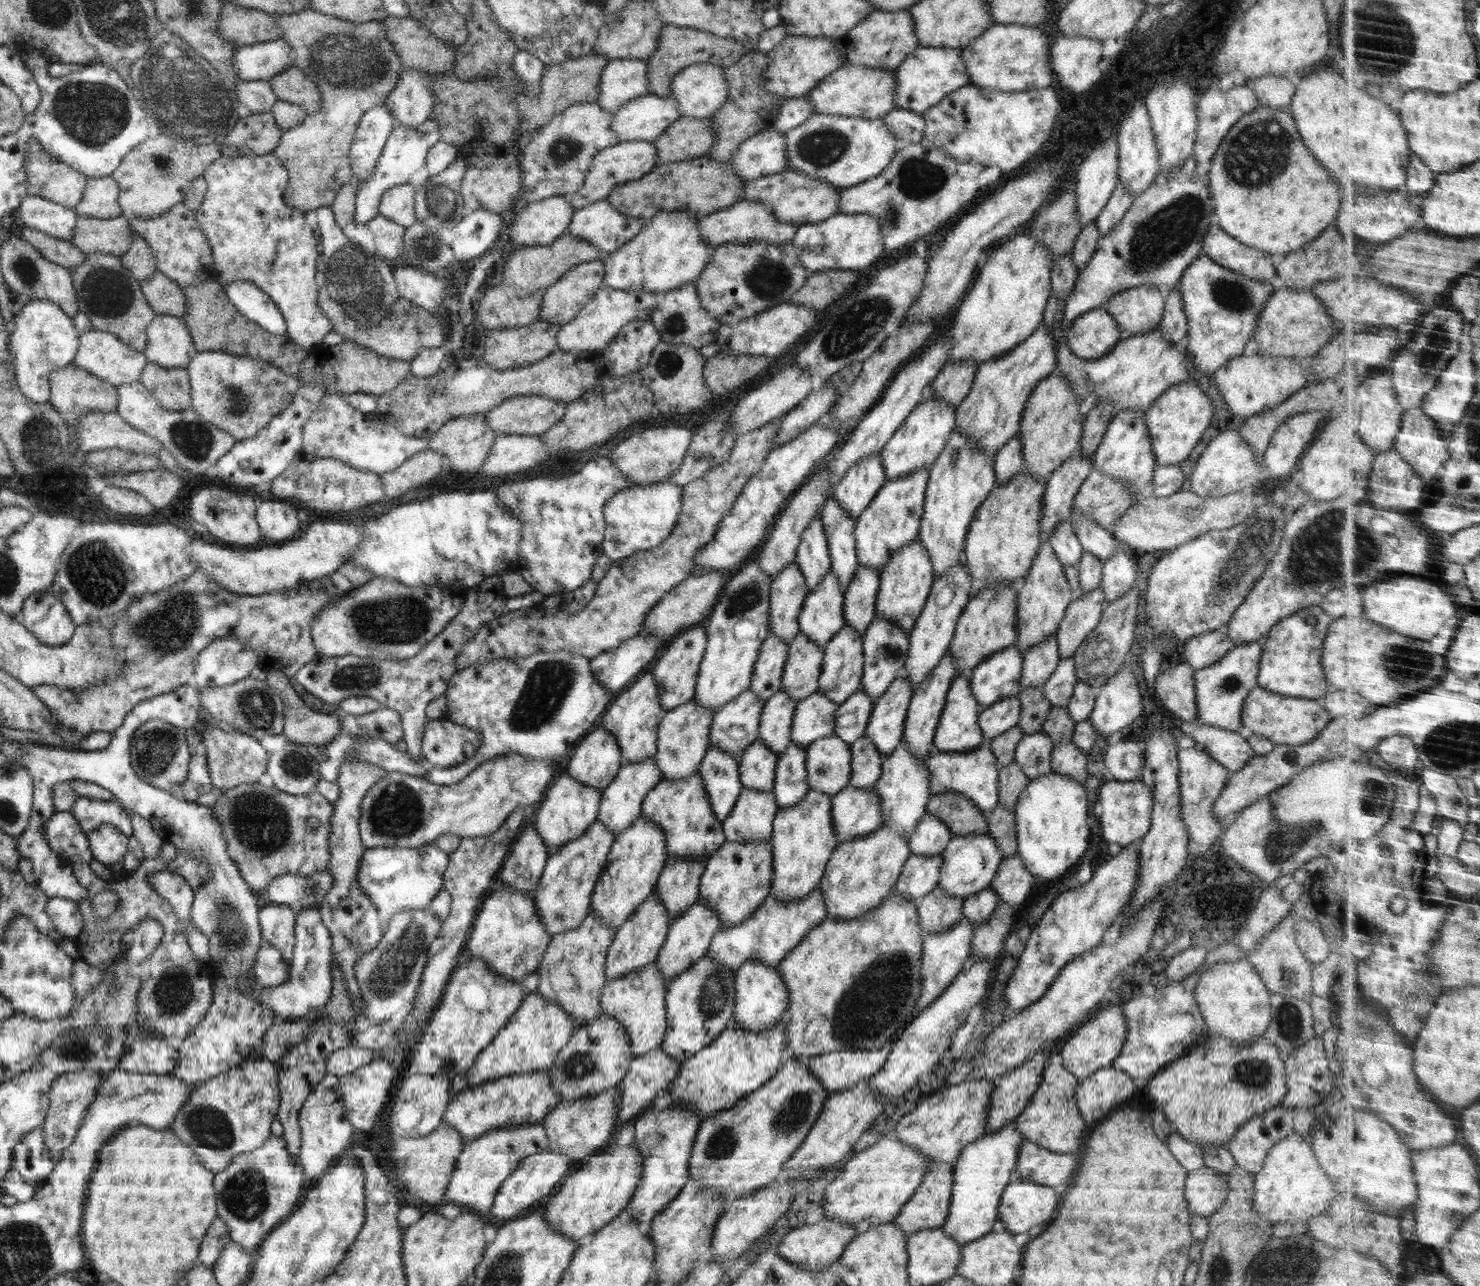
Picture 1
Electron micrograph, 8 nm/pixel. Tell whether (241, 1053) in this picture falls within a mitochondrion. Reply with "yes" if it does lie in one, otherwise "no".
no

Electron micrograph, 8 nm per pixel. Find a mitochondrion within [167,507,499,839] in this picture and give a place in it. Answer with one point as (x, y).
(403, 619)

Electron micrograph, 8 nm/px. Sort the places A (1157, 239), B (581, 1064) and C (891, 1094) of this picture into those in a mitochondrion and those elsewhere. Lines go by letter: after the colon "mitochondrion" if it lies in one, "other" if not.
A: mitochondrion
B: mitochondrion
C: other

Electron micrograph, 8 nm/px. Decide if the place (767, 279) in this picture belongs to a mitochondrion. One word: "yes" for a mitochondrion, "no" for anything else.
yes

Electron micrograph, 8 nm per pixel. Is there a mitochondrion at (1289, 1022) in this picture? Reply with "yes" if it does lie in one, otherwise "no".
yes

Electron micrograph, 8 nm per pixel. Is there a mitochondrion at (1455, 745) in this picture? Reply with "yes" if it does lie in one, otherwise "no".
yes

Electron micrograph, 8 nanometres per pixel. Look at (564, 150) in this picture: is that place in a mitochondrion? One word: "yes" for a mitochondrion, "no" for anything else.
yes

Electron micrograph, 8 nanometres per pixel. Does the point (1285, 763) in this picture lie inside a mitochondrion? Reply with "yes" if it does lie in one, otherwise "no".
no

